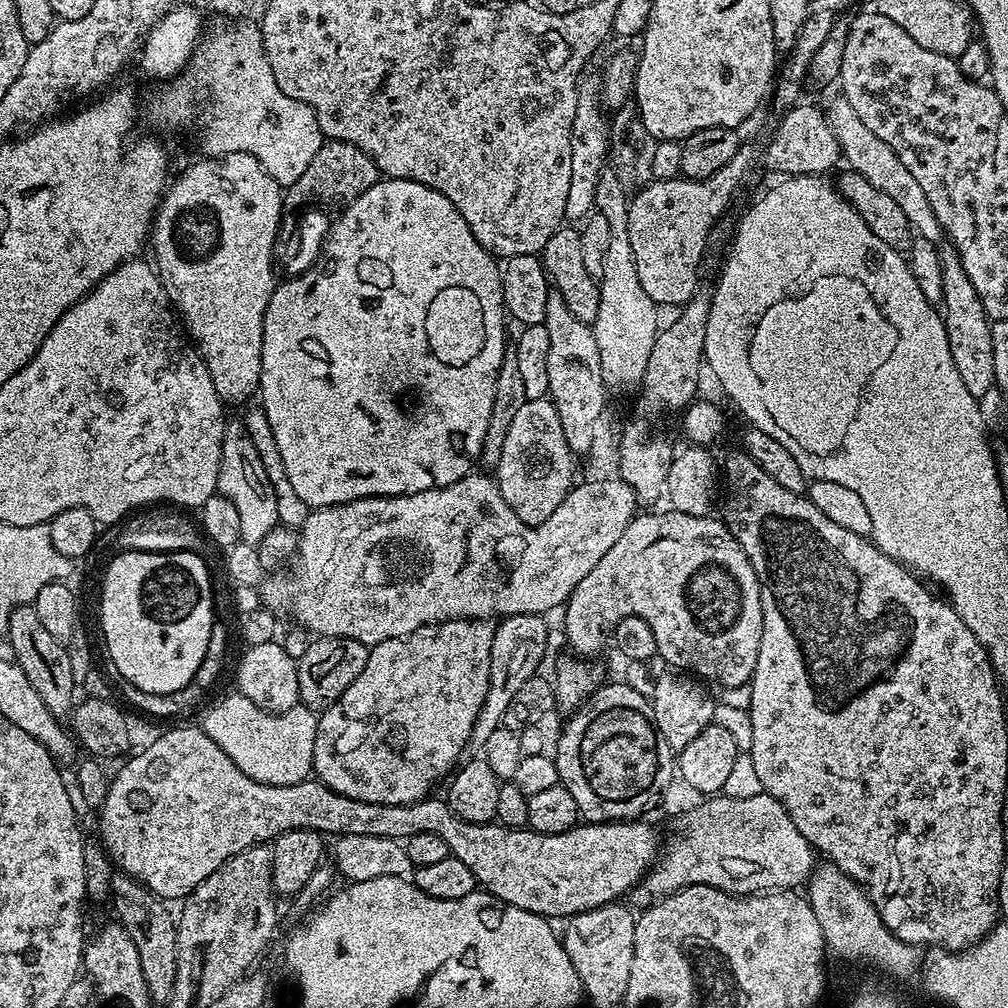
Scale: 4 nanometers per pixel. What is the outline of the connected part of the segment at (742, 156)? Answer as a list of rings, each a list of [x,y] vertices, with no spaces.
[[[745,139],[741,143],[740,149],[734,154],[734,158],[730,162],[726,162],[726,166],[722,166],[722,170],[718,170],[718,174],[710,174],[710,178],[705,180],[685,180],[677,178],[674,180],[652,180],[651,183],[645,185],[629,199],[626,205],[626,227],[628,229],[628,251],[634,263],[636,263],[636,273],[638,274],[638,282],[642,282],[642,290],[646,290],[646,294],[657,306],[664,306],[664,304],[676,304],[675,306],[683,306],[688,303],[689,298],[698,291],[700,280],[700,263],[704,260],[704,251],[708,248],[708,235],[712,232],[712,227],[719,222],[724,216],[724,211],[732,204],[732,195],[740,188],[740,183],[744,180],[744,175],[751,170],[756,162],[756,155],[761,155],[762,148],[759,144],[756,145],[754,141]]]

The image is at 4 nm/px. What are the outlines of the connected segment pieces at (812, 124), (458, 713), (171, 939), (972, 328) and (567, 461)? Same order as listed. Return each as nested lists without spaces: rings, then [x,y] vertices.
[[[797,103],[779,117],[781,120],[772,136],[772,142],[764,148],[767,164],[784,176],[826,174],[842,160],[840,146],[821,107],[815,103],[804,103]]]
[[[461,618],[459,620],[444,620],[441,624],[427,624],[414,630],[409,636],[404,636],[401,640],[387,640],[381,644],[371,645],[366,658],[366,668],[362,670],[362,674],[354,679],[340,700],[334,702],[324,712],[319,713],[316,721],[316,737],[314,738],[314,758],[312,759],[312,771],[315,779],[346,798],[354,798],[362,802],[378,802],[379,804],[421,803],[427,797],[424,795],[444,775],[447,777],[457,767],[458,761],[465,755],[465,753],[463,754],[464,748],[469,747],[471,731],[474,730],[474,722],[478,717],[478,712],[482,710],[483,699],[486,698],[487,686],[490,682],[490,652],[495,632],[495,627],[488,620]]]
[[[116,874],[112,880],[112,908],[116,911],[115,919],[126,930],[126,934],[134,938],[134,946],[138,946],[138,958],[142,961],[142,974],[146,974],[152,1004],[167,1005],[174,990],[174,974],[178,966],[176,920],[173,913],[172,916],[168,913],[169,905],[134,877]]]
[[[945,244],[941,245],[939,249],[944,300],[942,314],[947,341],[950,343],[951,358],[954,361],[954,368],[961,375],[962,382],[965,383],[966,390],[969,390],[972,397],[980,400],[995,385],[991,323],[955,248],[950,244]]]
[[[544,397],[525,400],[521,409],[514,414],[514,419],[510,422],[510,429],[507,430],[506,439],[503,442],[502,458],[496,465],[494,474],[500,493],[506,502],[510,503],[518,518],[521,518],[524,524],[536,527],[549,520],[574,486],[574,462],[576,458],[569,448],[569,443],[566,442],[558,410],[551,399]]]

